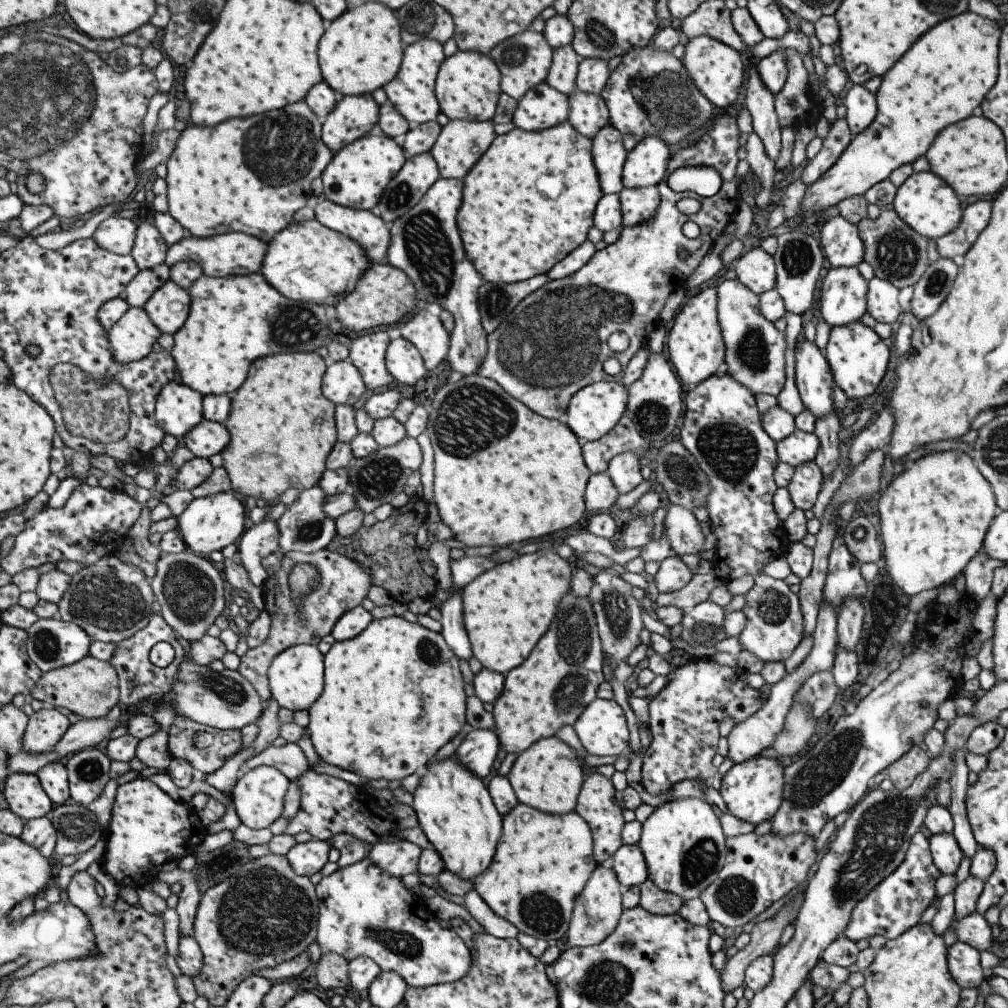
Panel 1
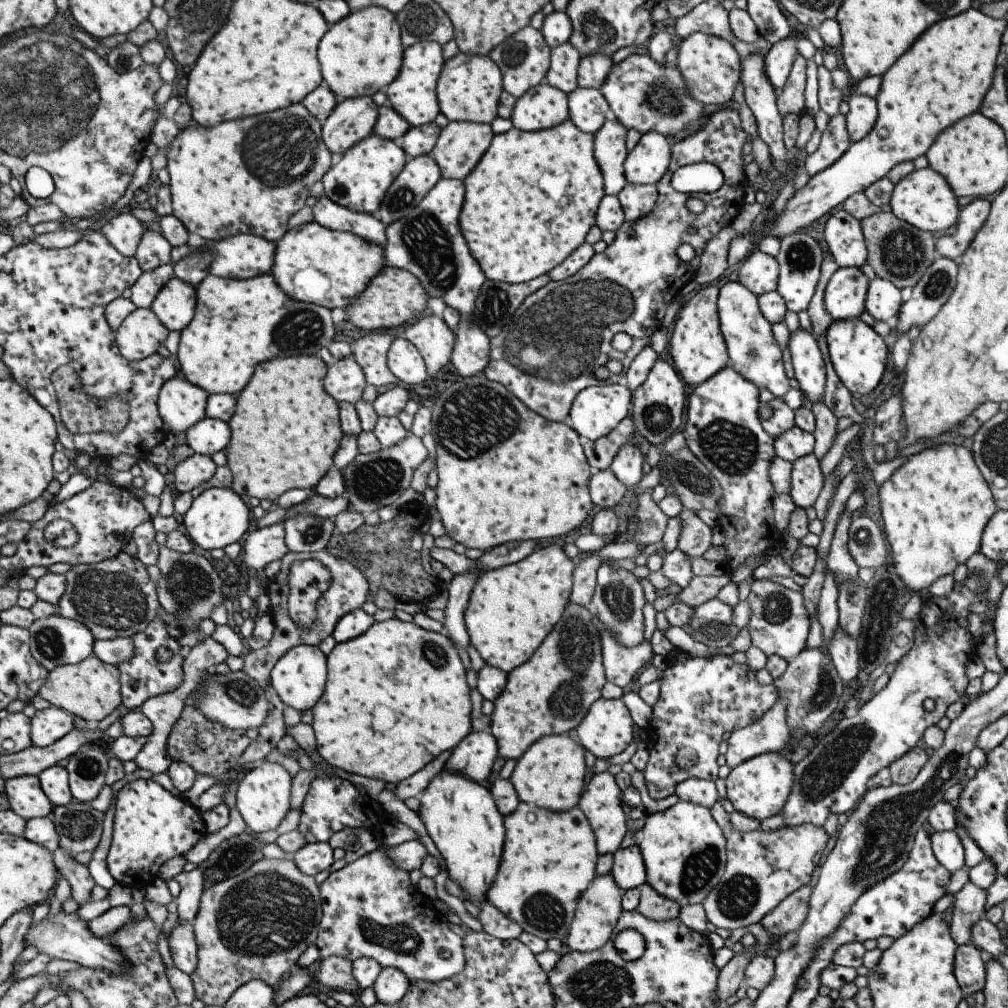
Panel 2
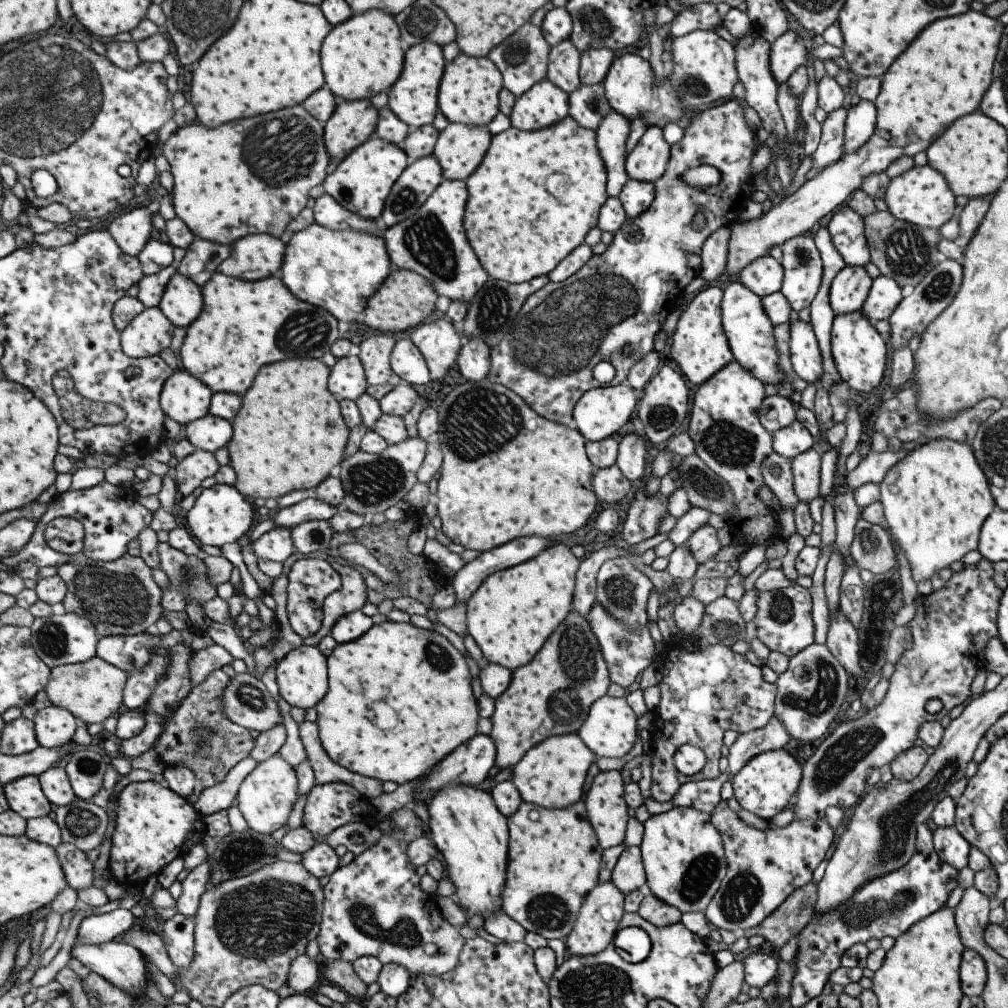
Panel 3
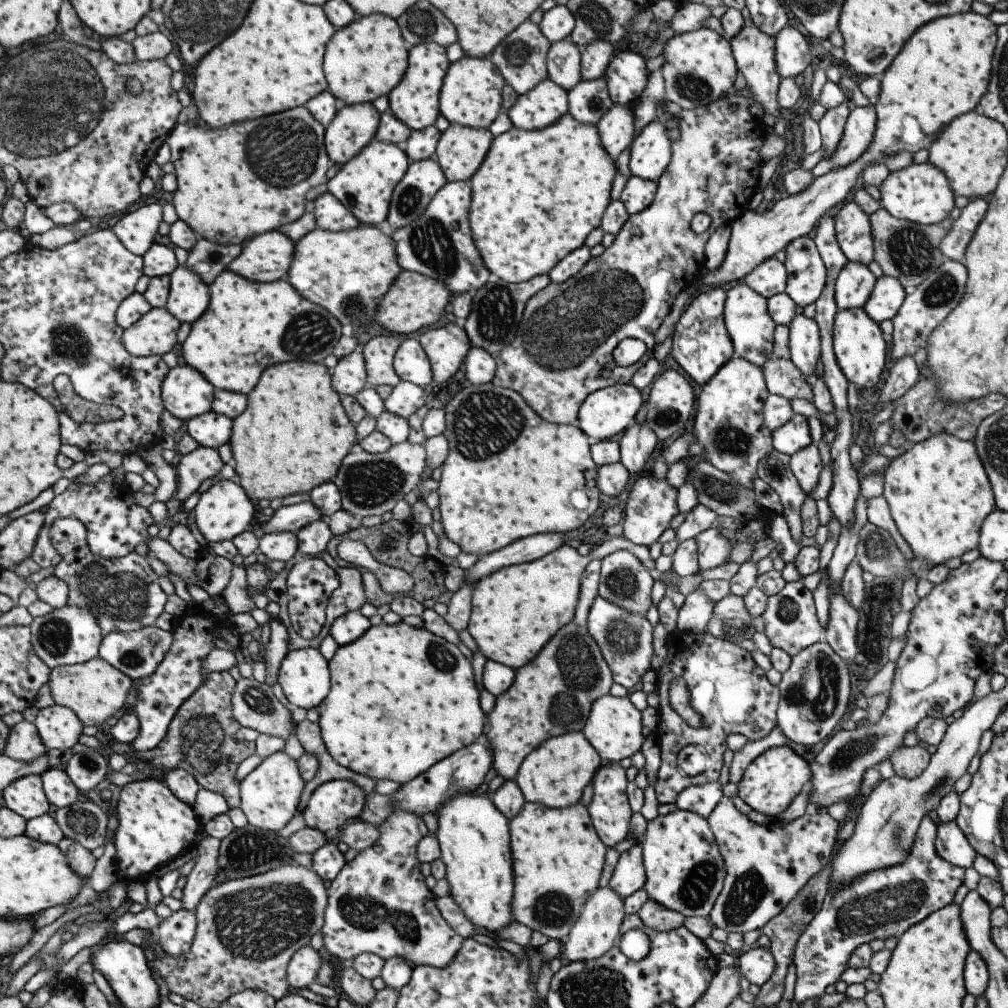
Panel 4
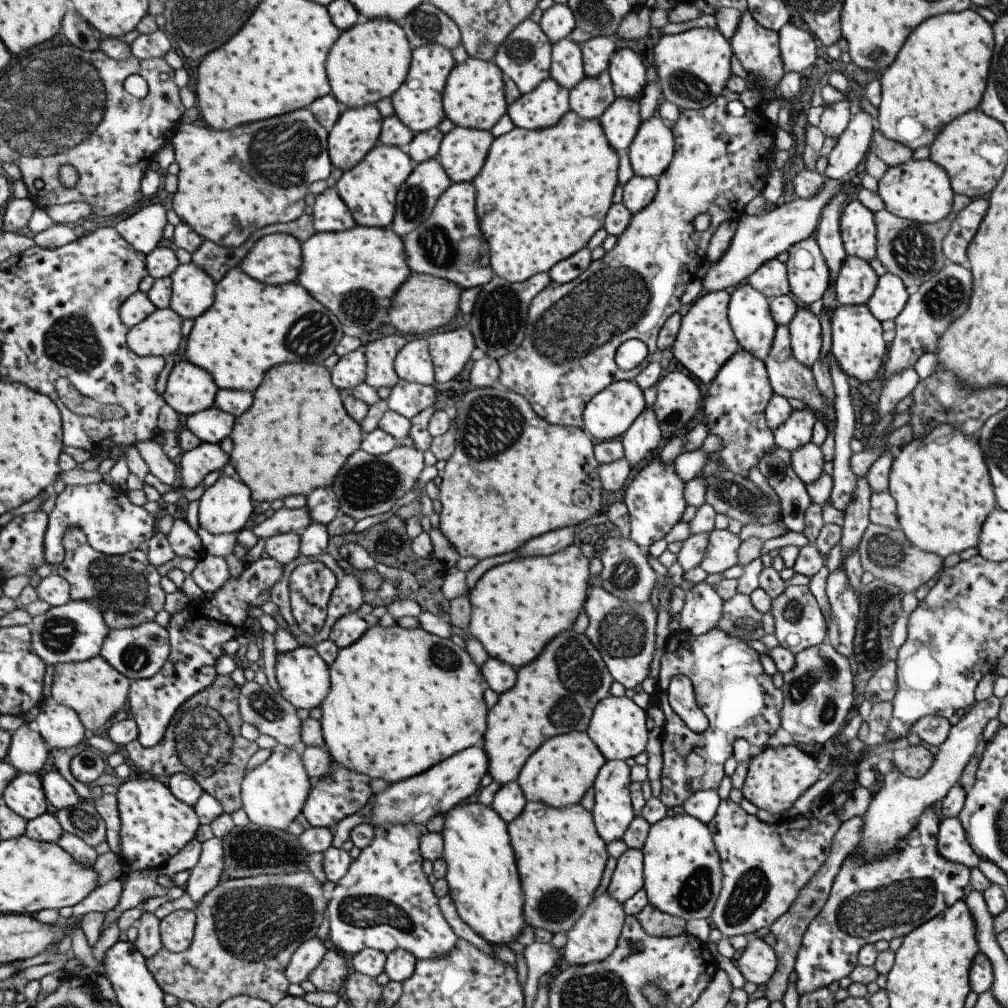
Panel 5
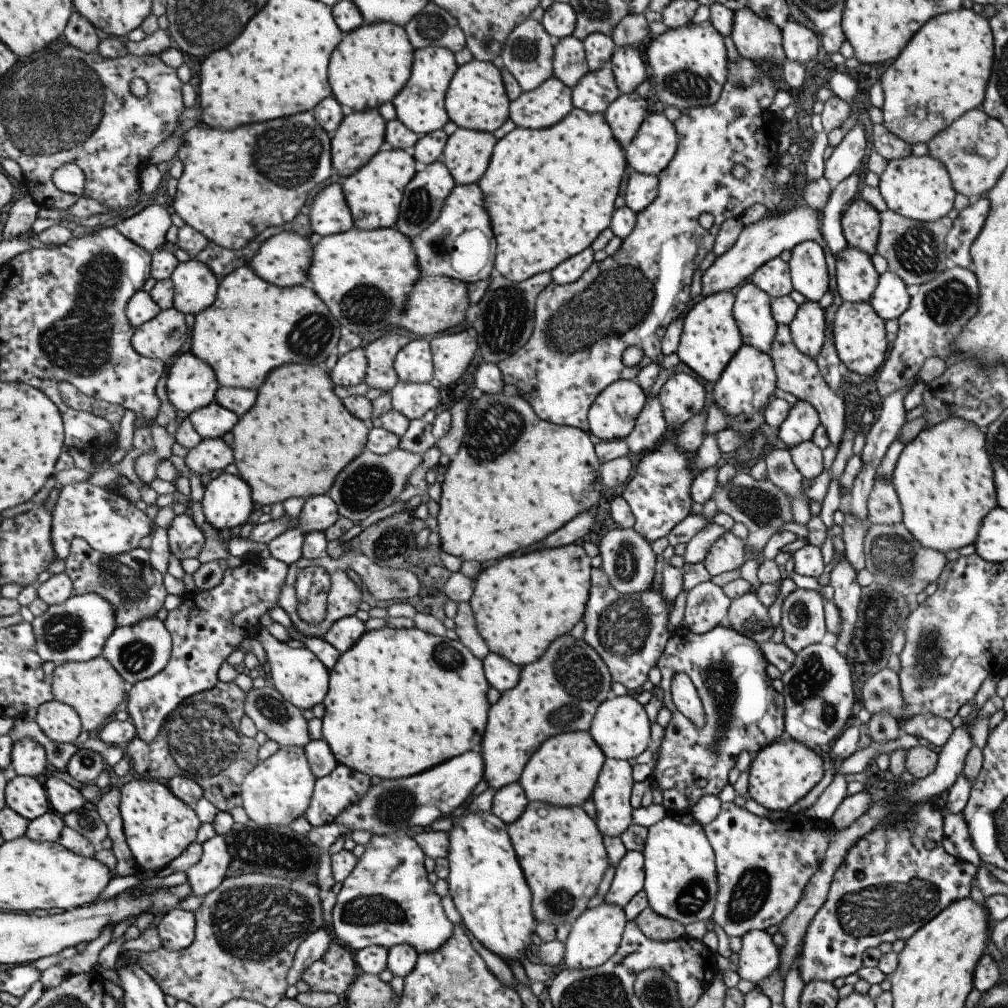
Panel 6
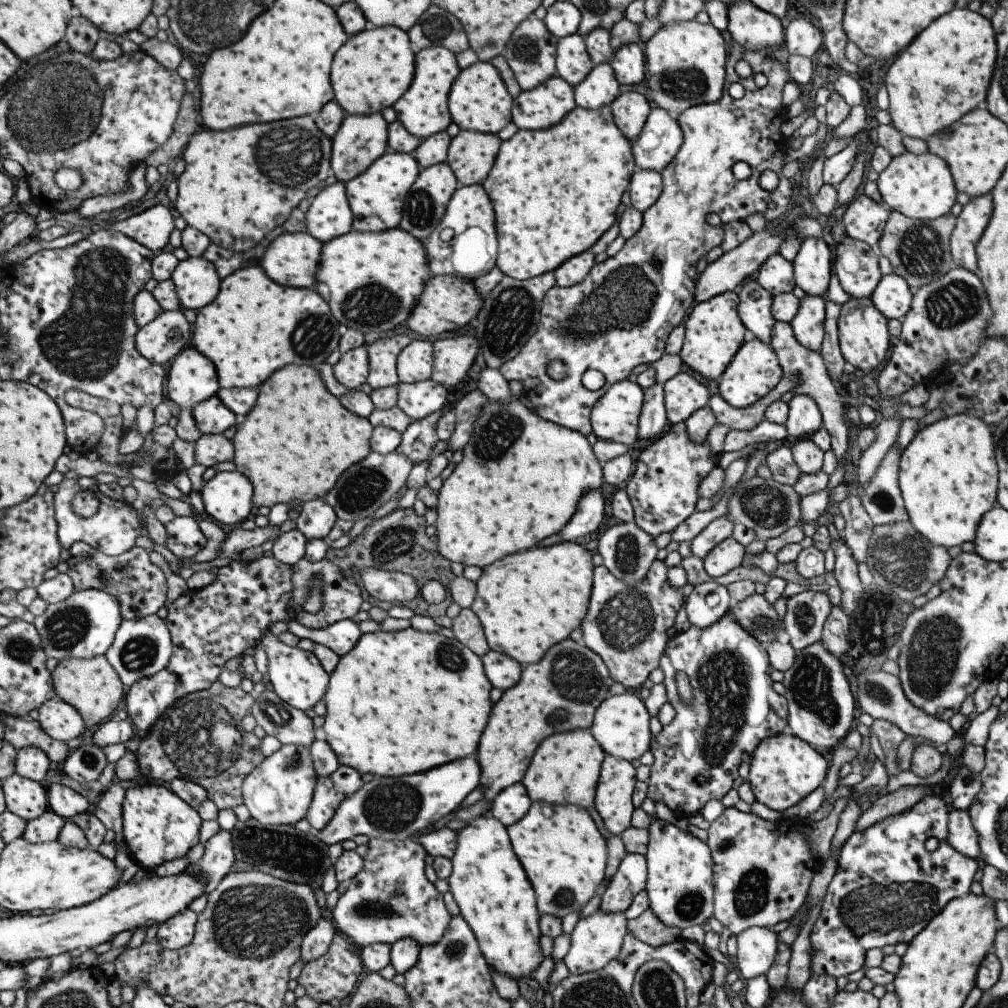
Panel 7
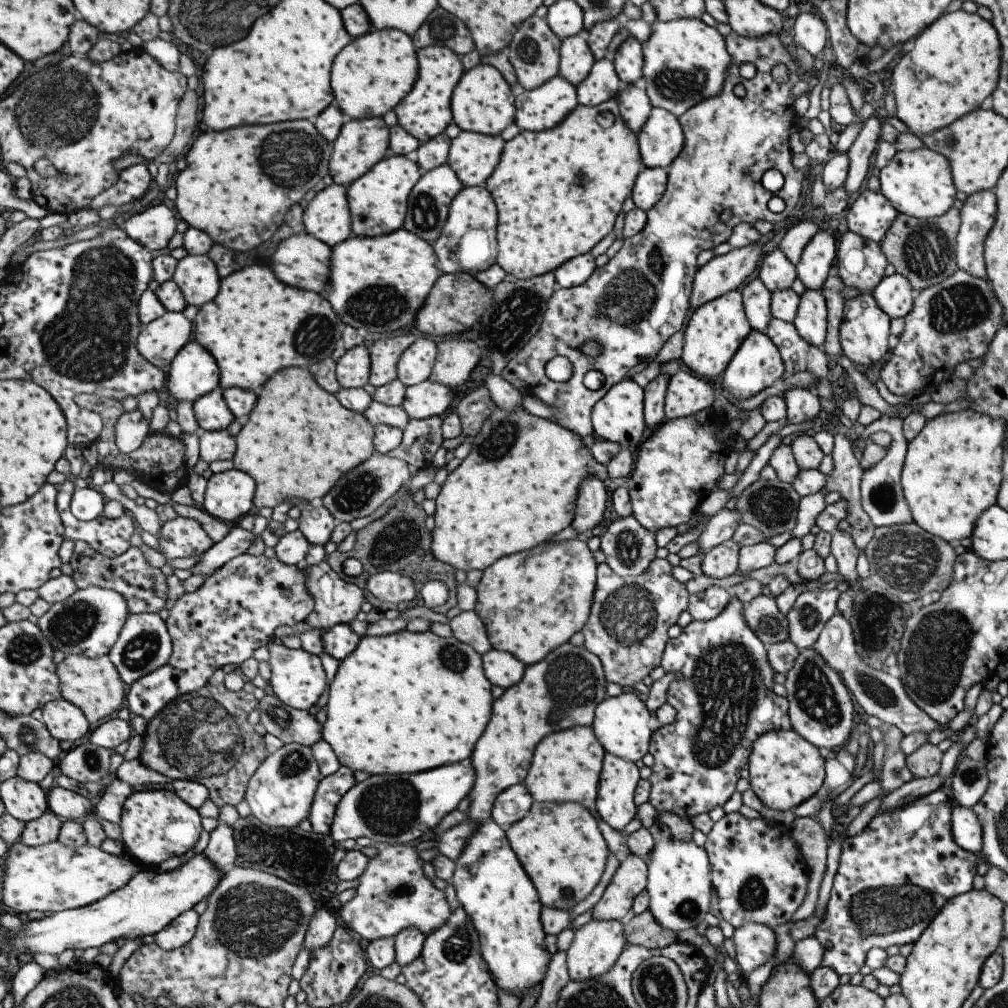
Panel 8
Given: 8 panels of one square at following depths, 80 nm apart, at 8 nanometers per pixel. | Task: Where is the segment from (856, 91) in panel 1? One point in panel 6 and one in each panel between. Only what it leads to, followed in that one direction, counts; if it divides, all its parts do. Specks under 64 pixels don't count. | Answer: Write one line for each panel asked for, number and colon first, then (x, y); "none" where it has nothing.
2: (860, 117)
3: (859, 122)
4: (858, 131)
5: (851, 145)
6: (846, 157)

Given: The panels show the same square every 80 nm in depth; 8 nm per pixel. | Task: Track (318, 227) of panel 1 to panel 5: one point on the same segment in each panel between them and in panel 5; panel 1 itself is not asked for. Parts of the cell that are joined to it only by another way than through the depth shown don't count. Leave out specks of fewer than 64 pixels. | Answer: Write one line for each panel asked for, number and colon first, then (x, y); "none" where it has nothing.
2: (320, 266)
3: (338, 271)
4: (346, 272)
5: (355, 273)

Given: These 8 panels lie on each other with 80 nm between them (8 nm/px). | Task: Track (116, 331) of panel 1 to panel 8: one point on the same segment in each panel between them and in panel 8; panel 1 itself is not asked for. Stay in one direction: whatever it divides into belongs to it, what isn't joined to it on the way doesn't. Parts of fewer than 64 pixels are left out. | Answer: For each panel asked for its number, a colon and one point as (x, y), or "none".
2: (142, 334)
3: (152, 331)
4: (156, 333)
5: (160, 334)
6: (160, 339)
7: (161, 341)
8: (161, 341)

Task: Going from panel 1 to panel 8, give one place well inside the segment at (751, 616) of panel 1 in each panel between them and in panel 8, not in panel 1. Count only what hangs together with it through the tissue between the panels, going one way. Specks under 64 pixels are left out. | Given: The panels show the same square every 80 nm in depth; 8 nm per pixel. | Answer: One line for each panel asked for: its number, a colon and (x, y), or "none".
2: (779, 622)
3: (783, 621)
4: (790, 622)
5: (799, 623)
6: (802, 612)
7: (805, 614)
8: (811, 610)

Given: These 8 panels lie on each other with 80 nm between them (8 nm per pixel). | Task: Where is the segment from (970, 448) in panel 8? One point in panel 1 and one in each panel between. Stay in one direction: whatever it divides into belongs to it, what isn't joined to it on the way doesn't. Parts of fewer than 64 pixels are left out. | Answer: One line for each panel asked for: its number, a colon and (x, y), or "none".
1: (933, 515)
2: (934, 506)
3: (935, 499)
4: (938, 494)
5: (939, 481)
6: (943, 479)
7: (947, 475)

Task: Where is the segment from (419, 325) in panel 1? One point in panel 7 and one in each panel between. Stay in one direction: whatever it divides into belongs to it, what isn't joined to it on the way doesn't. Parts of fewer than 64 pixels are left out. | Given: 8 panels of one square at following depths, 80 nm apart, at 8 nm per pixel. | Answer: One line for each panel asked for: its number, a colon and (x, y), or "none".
2: (432, 338)
3: (438, 342)
4: (445, 347)
5: (449, 351)
6: (451, 353)
7: (452, 357)

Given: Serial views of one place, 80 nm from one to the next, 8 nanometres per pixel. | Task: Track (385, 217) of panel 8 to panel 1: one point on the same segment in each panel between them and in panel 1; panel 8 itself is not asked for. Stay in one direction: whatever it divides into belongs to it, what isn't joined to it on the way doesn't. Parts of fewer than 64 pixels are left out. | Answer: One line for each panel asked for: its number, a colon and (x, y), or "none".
1: (356, 175)
2: (358, 182)
3: (361, 182)
4: (364, 184)
5: (368, 190)
6: (373, 193)
7: (375, 197)

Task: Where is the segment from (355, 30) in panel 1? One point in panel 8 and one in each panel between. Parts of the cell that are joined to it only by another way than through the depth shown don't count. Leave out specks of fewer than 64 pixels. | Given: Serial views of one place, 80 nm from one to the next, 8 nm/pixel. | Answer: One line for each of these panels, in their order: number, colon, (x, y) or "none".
2: (360, 54)
3: (362, 56)
4: (365, 59)
5: (369, 61)
6: (371, 64)
7: (373, 68)
8: (370, 75)

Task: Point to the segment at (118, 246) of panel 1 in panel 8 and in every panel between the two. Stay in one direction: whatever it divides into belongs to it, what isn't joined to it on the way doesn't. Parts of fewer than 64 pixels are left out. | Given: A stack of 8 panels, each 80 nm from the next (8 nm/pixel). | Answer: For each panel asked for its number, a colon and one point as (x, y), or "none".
2: (125, 231)
3: (133, 230)
4: (137, 229)
5: (144, 229)
6: (149, 227)
7: (153, 227)
8: (155, 226)

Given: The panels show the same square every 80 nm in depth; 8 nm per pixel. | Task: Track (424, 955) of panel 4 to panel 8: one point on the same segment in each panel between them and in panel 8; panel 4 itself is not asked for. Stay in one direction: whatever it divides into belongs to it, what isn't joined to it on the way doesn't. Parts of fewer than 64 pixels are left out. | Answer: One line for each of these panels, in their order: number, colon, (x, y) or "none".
5: (384, 901)
6: (386, 900)
7: (389, 898)
8: (393, 894)

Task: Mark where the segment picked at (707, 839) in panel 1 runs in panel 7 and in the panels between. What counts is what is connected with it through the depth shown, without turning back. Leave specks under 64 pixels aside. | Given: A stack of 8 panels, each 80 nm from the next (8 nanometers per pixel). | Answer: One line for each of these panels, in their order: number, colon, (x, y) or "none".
2: (683, 850)
3: (682, 855)
4: (684, 870)
5: (681, 872)
6: (680, 883)
7: (679, 887)

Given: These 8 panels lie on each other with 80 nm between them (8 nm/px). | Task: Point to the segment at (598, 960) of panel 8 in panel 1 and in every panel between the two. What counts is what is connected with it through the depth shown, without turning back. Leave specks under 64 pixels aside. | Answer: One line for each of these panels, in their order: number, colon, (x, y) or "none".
1: (596, 909)
2: (598, 908)
3: (596, 924)
4: (596, 930)
5: (593, 936)
6: (594, 936)
7: (595, 940)

